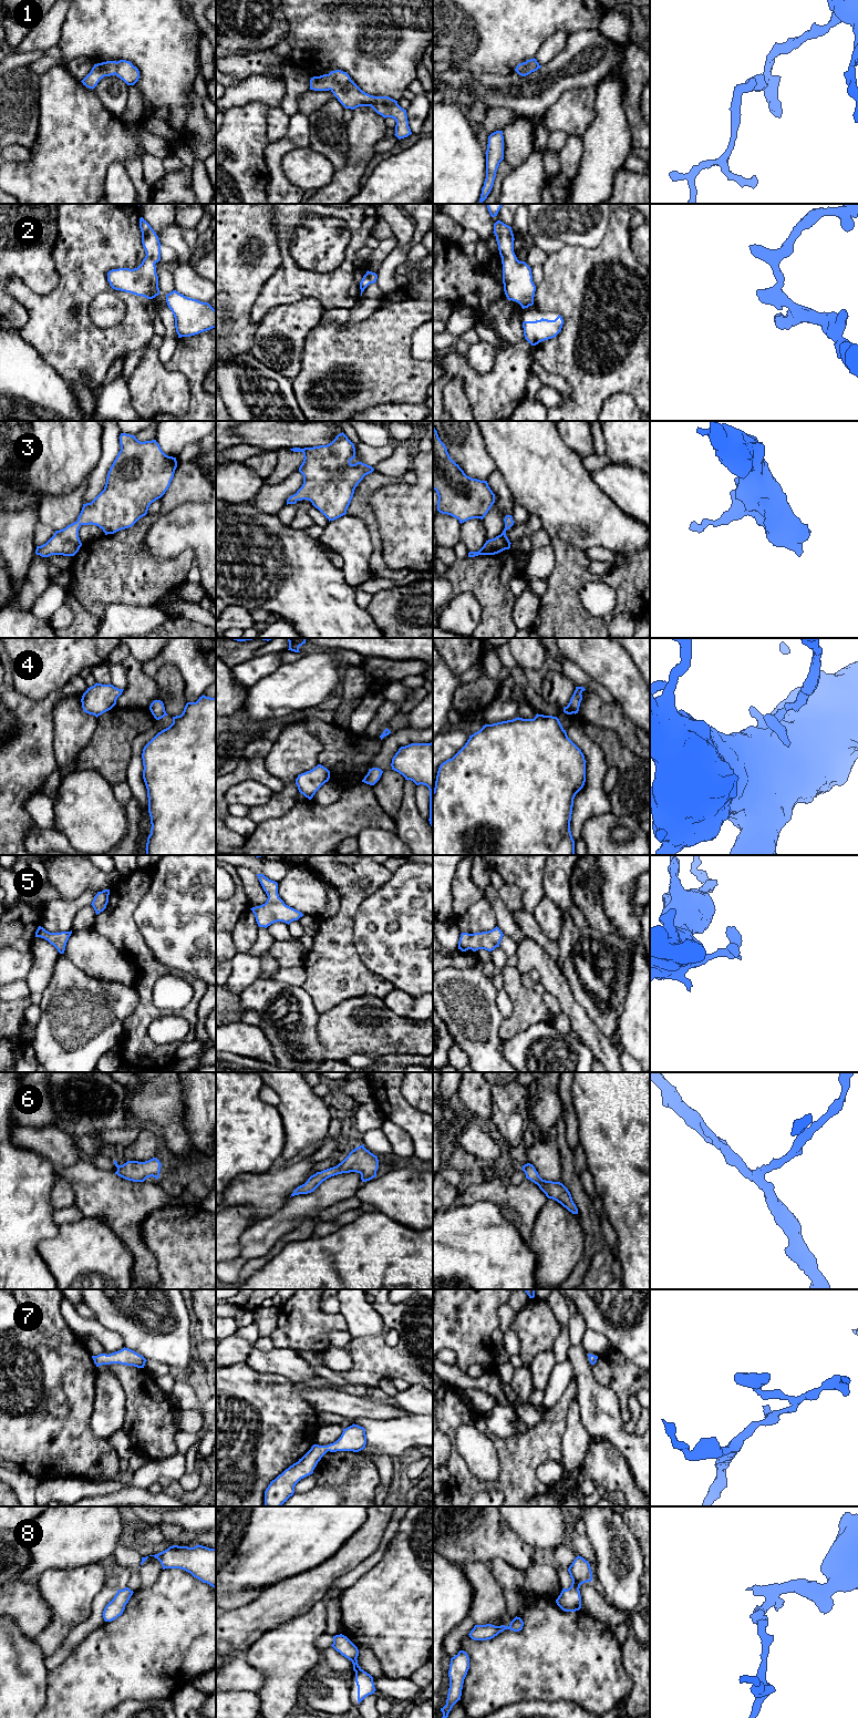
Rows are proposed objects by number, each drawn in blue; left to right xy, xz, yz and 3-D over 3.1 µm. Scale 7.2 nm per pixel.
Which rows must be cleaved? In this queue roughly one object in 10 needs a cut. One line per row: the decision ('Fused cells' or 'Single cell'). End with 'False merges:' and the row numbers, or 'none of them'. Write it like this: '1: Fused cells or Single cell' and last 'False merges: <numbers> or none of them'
1: Single cell
2: Single cell
3: Single cell
4: Single cell
5: Single cell
6: Single cell
7: Single cell
8: Single cell
False merges: none of them

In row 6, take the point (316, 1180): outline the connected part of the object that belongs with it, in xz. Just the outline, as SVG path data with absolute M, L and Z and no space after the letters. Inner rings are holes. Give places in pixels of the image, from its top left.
M362 1144L352 1150L337 1166L311 1175L304 1184L293 1191L291 1196L311 1193L327 1179L342 1173L356 1172L361 1174L362 1182L370 1181L376 1176L378 1166L378 1156L366 1150Z

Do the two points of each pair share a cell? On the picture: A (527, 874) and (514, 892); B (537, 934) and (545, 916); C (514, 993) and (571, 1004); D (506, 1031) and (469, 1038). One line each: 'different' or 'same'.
A: different
B: different
C: different
D: different

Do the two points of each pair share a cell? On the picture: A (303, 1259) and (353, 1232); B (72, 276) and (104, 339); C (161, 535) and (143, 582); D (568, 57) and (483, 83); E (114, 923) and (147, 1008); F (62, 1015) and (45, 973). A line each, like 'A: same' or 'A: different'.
A: same
B: same
C: different
D: same
E: same
F: different

